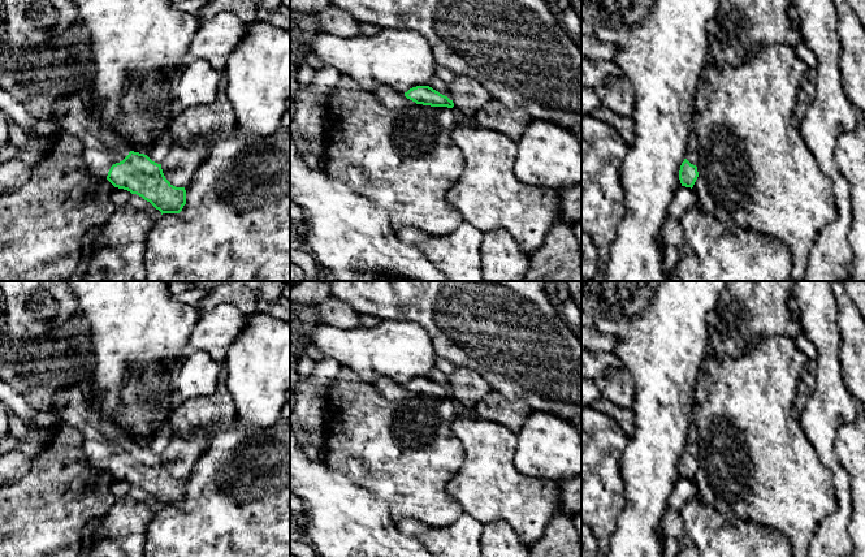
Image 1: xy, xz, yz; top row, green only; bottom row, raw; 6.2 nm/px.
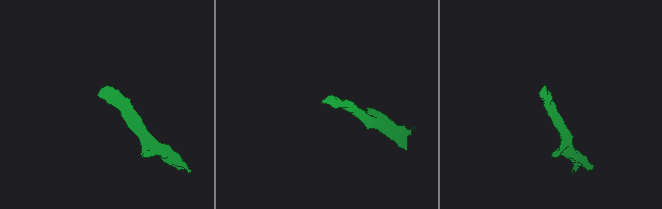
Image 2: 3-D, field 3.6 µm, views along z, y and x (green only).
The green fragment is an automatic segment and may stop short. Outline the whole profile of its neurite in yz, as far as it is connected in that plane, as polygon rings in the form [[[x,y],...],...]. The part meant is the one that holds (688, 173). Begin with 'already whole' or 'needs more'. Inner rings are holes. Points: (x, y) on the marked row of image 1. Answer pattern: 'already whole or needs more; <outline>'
needs more; [[[691,133],[688,138],[688,144],[687,144],[687,154],[685,159],[680,165],[679,170],[679,180],[682,186],[685,187],[693,187],[699,172],[697,172],[697,163],[699,163],[699,155],[700,155],[700,144],[697,137]]]

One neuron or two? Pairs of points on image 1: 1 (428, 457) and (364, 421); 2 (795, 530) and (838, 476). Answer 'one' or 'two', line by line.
1: one
2: two

